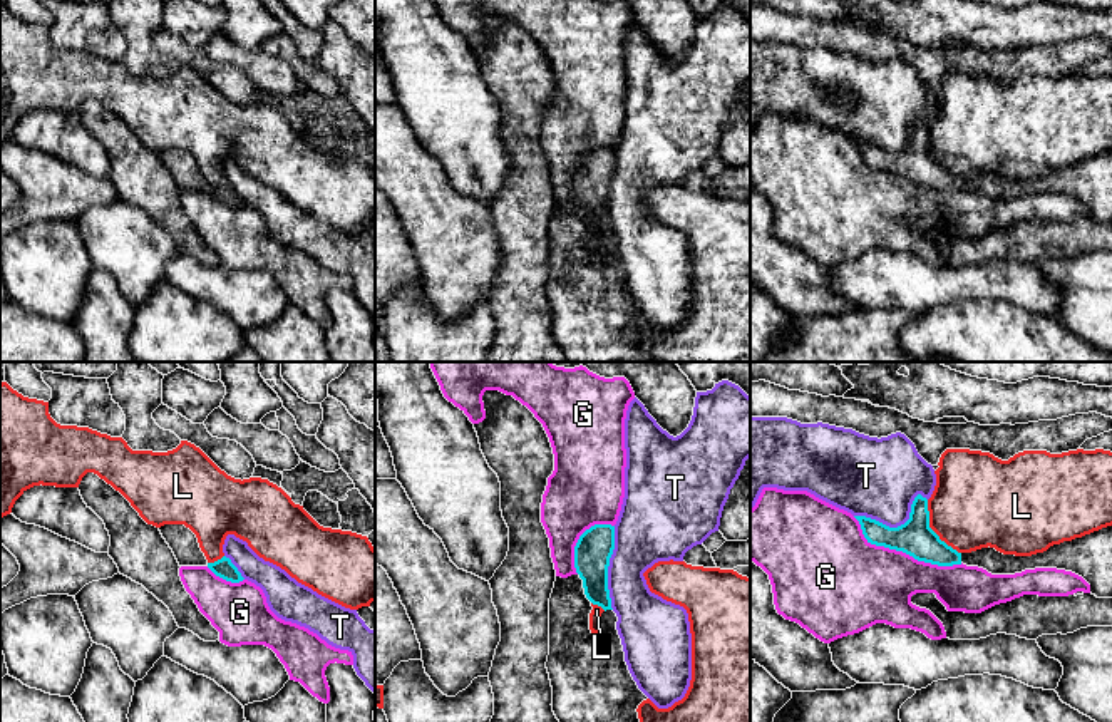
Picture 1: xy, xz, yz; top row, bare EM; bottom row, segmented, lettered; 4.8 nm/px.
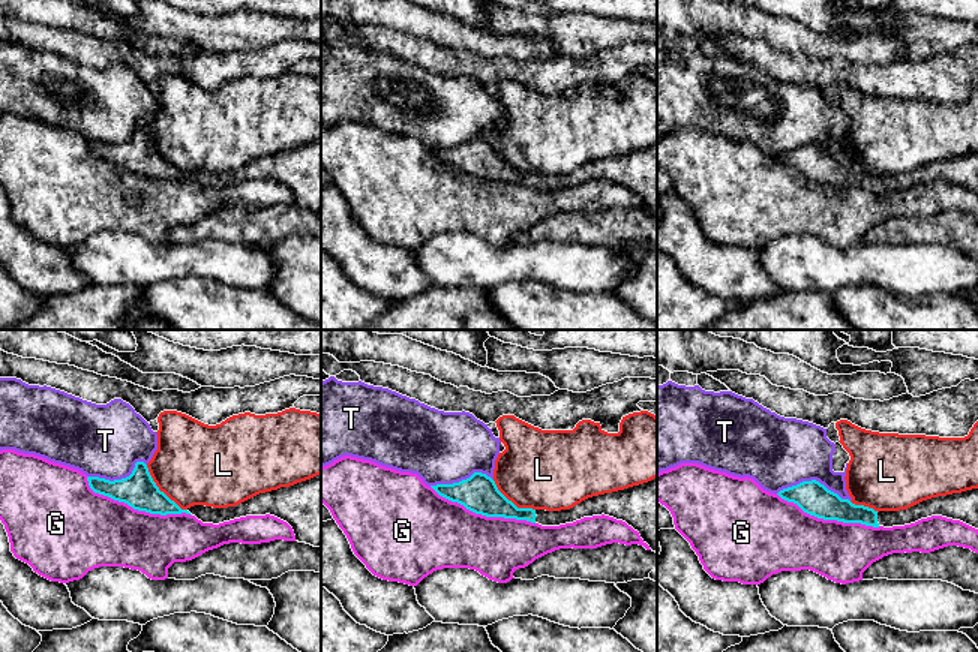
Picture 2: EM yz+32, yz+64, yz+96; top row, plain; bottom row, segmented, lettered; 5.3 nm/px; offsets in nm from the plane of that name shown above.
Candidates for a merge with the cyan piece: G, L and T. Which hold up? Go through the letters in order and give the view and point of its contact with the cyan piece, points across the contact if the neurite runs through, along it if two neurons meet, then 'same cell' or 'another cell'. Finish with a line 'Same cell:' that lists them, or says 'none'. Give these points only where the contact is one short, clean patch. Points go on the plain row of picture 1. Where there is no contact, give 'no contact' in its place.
G: meets cyan in yz at (903, 176); another cell
L: meets cyan in yz at (931, 154); another cell
T: meets cyan in yz at (898, 151); another cell
Same cell: none

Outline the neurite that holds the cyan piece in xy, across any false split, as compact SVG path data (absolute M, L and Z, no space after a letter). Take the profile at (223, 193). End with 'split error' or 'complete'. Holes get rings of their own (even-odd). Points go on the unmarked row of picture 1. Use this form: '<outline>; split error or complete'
M223 181L221 184L214 188L208 188L208 193L219 203L231 206L231 208L239 208L245 203L238 196L238 193L231 188L229 183Z; complete

